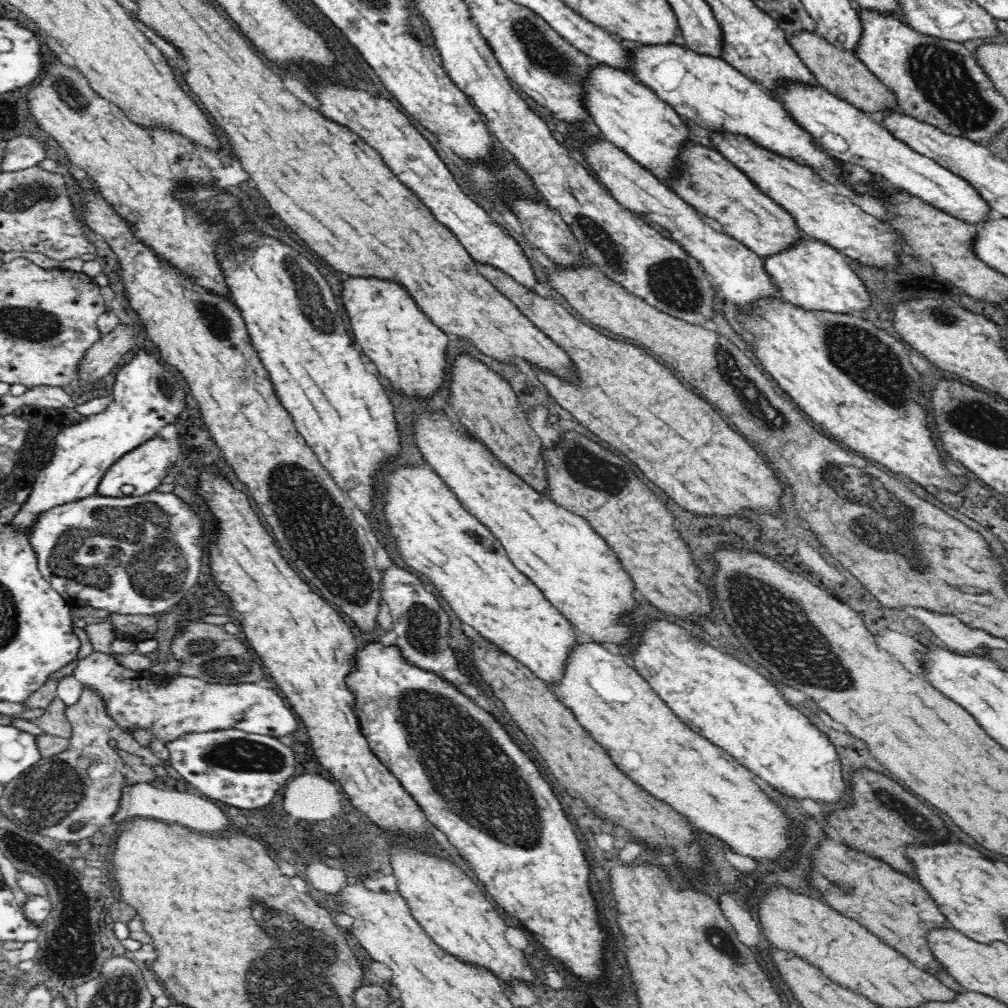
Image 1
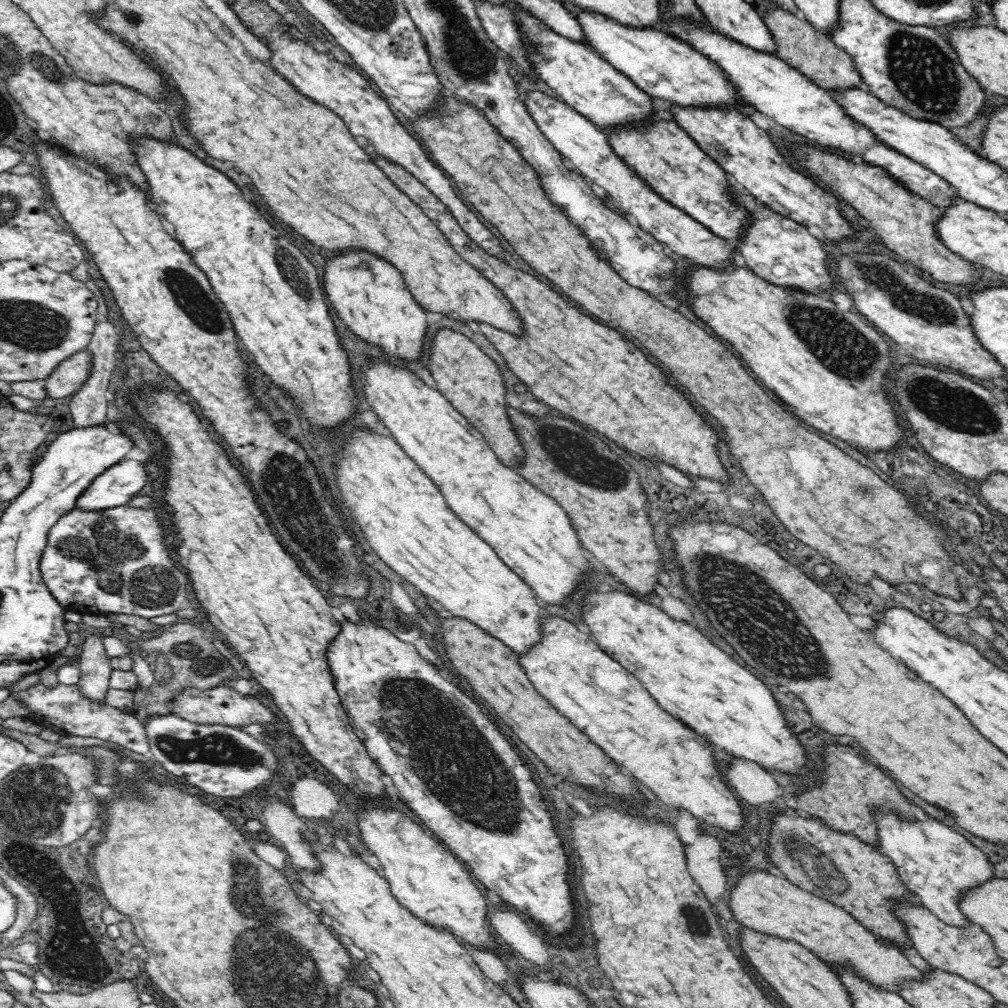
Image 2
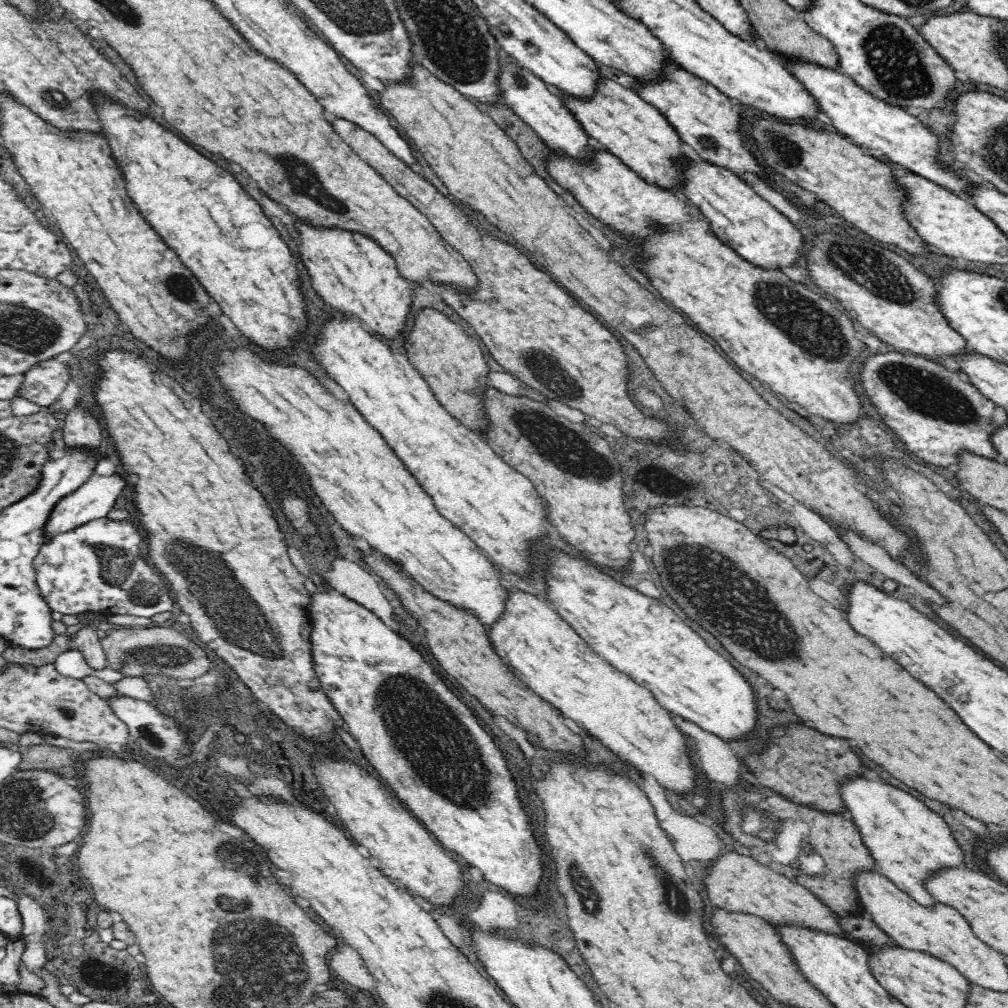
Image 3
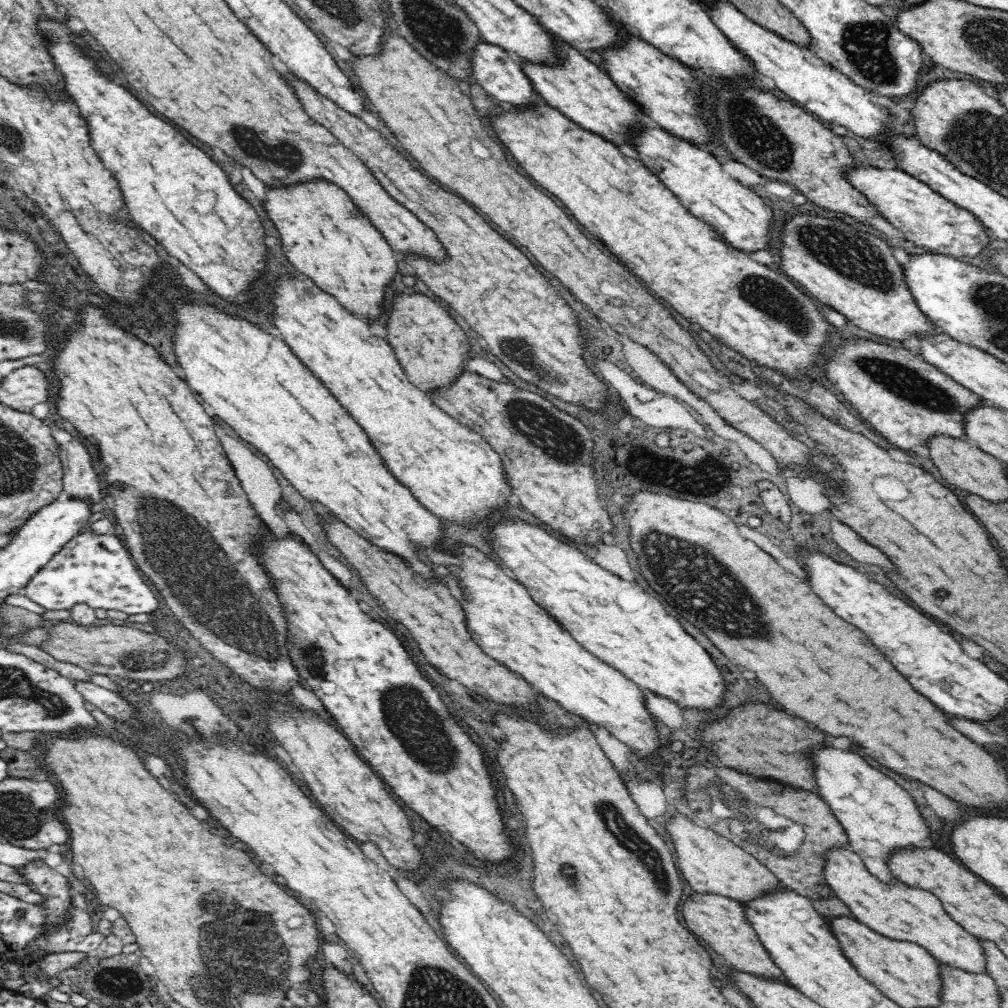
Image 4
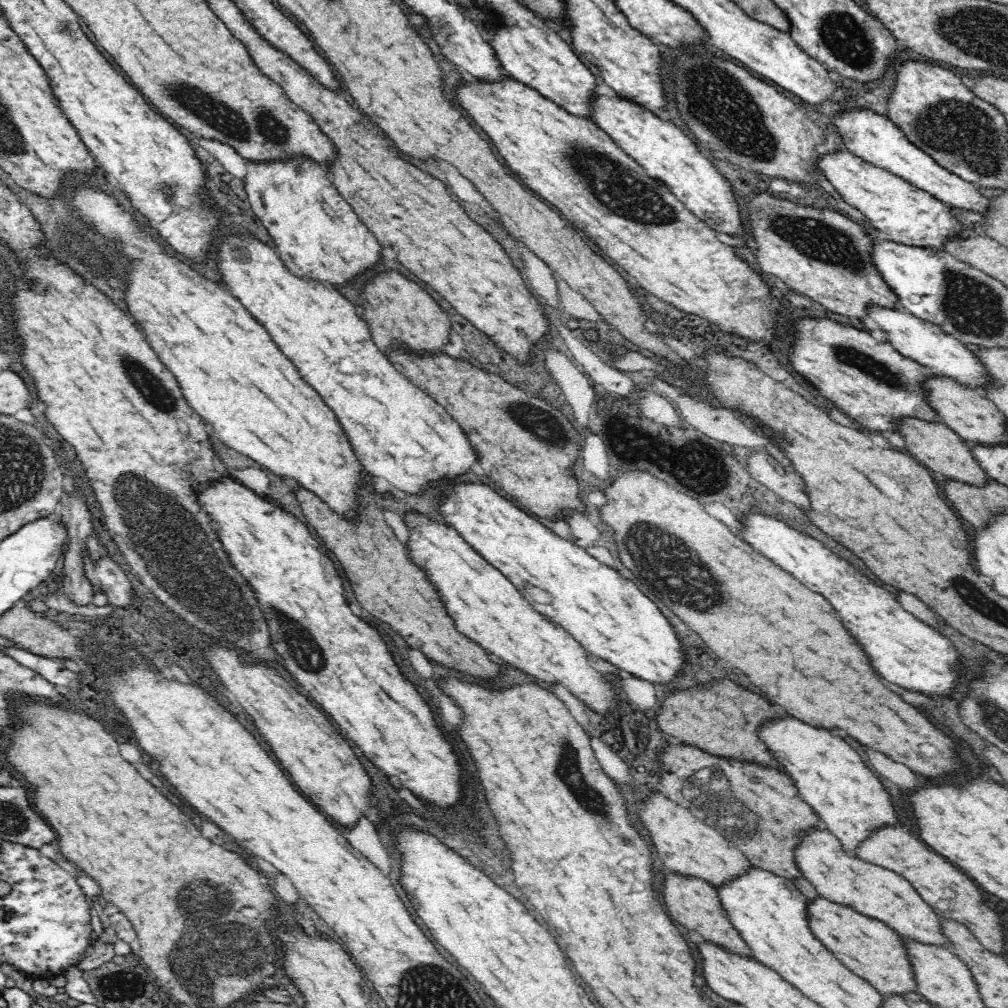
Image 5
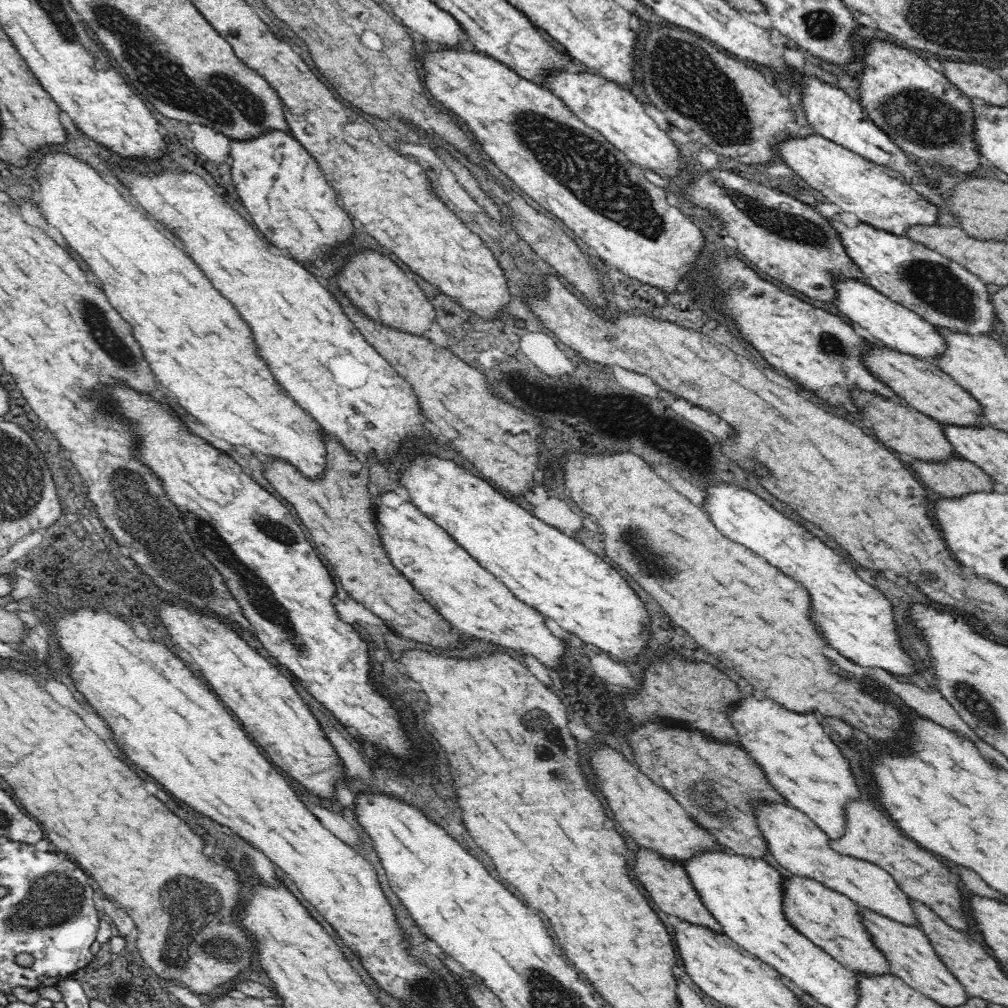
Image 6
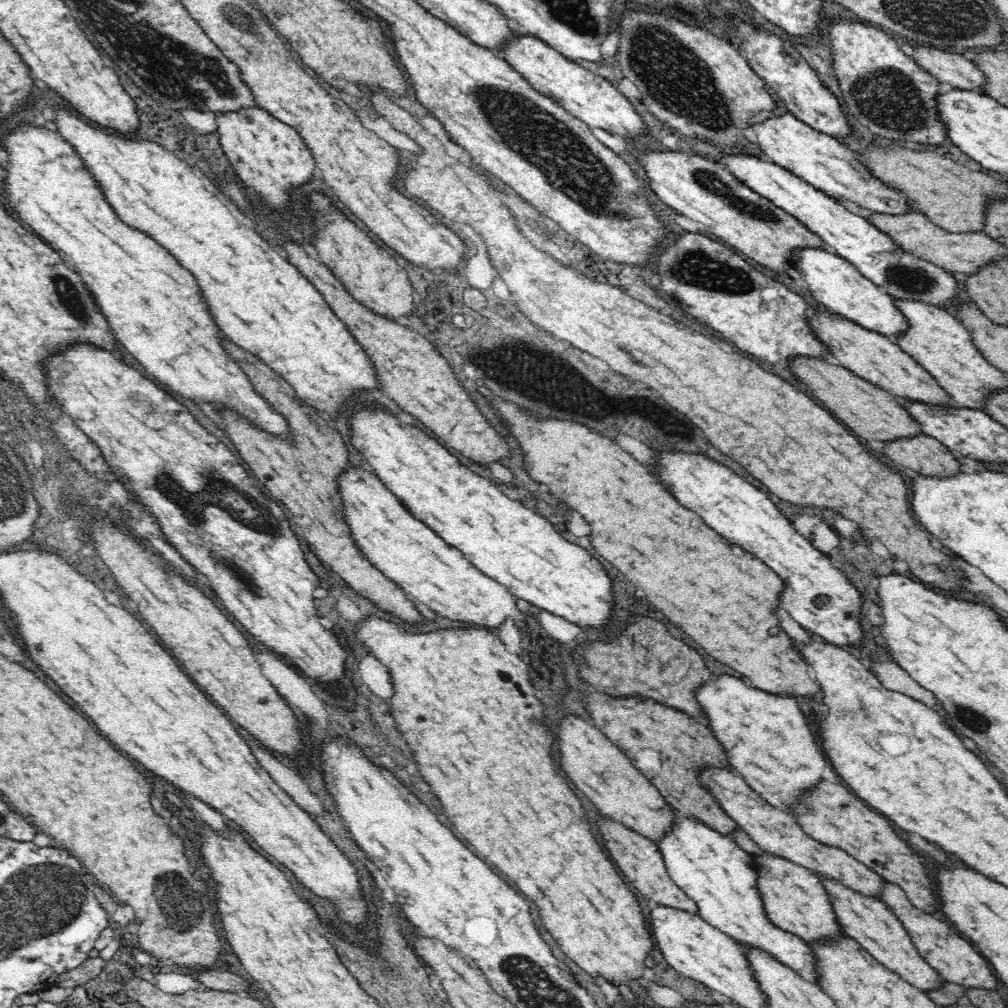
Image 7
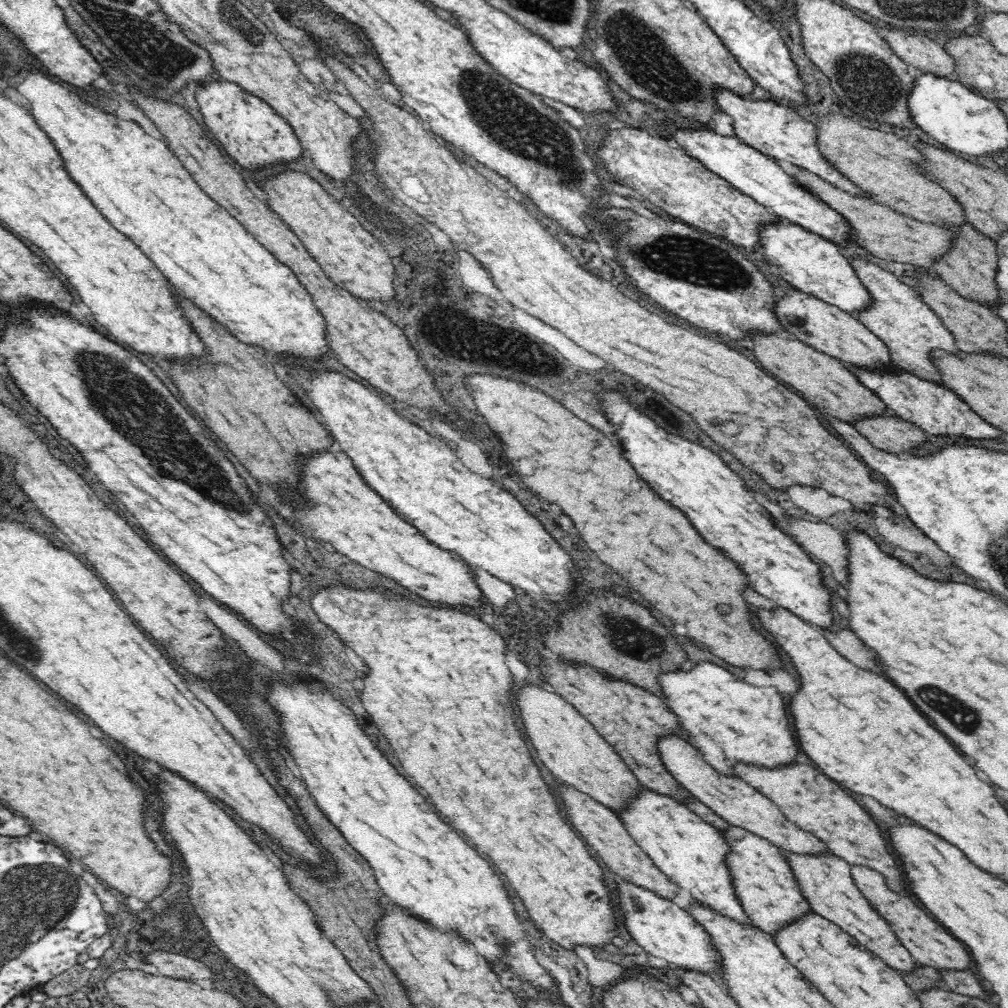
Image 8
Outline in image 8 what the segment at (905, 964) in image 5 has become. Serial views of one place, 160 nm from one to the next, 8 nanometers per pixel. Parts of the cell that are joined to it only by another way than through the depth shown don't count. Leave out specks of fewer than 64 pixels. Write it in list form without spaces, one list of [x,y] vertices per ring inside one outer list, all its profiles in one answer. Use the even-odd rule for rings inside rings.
[[[729,822],[727,828],[720,830],[720,835],[729,847],[728,854],[724,856],[724,865],[732,877],[734,895],[752,924],[773,935],[778,928],[794,923],[812,911],[779,847]]]

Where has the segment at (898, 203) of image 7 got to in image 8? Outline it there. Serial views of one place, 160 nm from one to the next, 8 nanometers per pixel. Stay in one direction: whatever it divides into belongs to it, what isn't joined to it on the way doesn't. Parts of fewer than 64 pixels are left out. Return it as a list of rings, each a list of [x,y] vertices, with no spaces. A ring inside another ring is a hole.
[[[716,86],[715,102],[718,103],[720,111],[732,117],[732,126],[735,135],[752,148],[763,152],[768,157],[786,160],[794,166],[804,168],[823,178],[840,190],[850,192],[853,195],[864,197],[864,191],[848,181],[840,171],[836,171],[818,151],[816,147],[816,127],[810,121],[804,120],[798,111],[792,106],[778,103],[774,100],[746,100],[730,90]]]

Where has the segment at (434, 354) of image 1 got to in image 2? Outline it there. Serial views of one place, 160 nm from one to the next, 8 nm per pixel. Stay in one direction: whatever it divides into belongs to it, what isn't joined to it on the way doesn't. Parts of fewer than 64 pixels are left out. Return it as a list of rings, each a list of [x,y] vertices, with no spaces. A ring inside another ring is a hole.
[[[346,250],[324,258],[323,285],[328,300],[349,330],[362,341],[380,346],[384,354],[416,360],[424,352],[428,330],[426,310],[408,292],[402,274],[374,254],[360,254],[360,250]]]

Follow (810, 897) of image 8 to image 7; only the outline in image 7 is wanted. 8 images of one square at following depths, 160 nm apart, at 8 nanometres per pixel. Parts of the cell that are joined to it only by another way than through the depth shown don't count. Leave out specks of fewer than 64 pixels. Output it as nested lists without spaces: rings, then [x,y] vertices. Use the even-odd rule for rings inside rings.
[[[819,872],[815,874],[824,885],[832,911],[835,912],[835,920],[846,935],[857,940],[876,960],[899,974],[918,990],[934,990],[942,986],[944,978],[920,957],[904,925],[879,898],[852,890],[835,878],[823,876]]]

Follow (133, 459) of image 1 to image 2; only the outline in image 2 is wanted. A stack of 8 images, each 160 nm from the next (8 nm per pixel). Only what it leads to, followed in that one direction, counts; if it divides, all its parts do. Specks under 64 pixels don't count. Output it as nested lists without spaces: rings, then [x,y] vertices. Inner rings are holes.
[[[128,460],[116,463],[90,482],[90,486],[76,498],[74,509],[101,511],[128,504],[148,482],[144,463]]]

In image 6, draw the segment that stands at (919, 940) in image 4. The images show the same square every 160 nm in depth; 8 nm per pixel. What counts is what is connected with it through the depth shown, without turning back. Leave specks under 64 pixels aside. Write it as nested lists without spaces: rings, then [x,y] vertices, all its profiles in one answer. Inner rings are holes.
[[[773,800],[750,801],[753,806],[754,821],[764,835],[769,852],[786,870],[790,870],[791,874],[813,878],[824,886],[845,894],[859,906],[869,908],[906,926],[918,927],[918,920],[908,901],[909,896],[898,887],[888,871],[876,863],[832,850],[829,846],[829,836],[796,808],[783,803],[774,803]]]

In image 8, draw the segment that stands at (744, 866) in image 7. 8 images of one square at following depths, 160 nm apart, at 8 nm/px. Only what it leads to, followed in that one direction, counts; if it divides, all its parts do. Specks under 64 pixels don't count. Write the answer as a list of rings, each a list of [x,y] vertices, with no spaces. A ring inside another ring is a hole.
[[[641,786],[639,792],[626,800],[627,806],[614,811],[628,835],[640,846],[640,849],[652,859],[652,862],[675,882],[678,887],[688,888],[691,898],[707,904],[709,908],[720,912],[740,923],[751,924],[747,915],[734,895],[732,877],[724,865],[724,856],[729,847],[725,844],[720,830],[706,823],[698,814],[691,812],[678,800]]]

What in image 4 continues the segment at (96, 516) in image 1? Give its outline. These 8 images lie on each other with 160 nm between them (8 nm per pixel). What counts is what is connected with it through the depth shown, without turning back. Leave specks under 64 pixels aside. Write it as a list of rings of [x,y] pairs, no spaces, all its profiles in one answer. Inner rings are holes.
[[[88,530],[84,534],[77,534],[57,552],[51,561],[40,569],[32,582],[22,590],[22,594],[46,608],[46,610],[68,610],[76,602],[85,602],[92,608],[104,610],[120,610],[126,614],[153,614],[158,608],[158,600],[152,593],[152,588],[146,578],[134,564],[131,554],[122,540],[115,534],[96,535]]]

